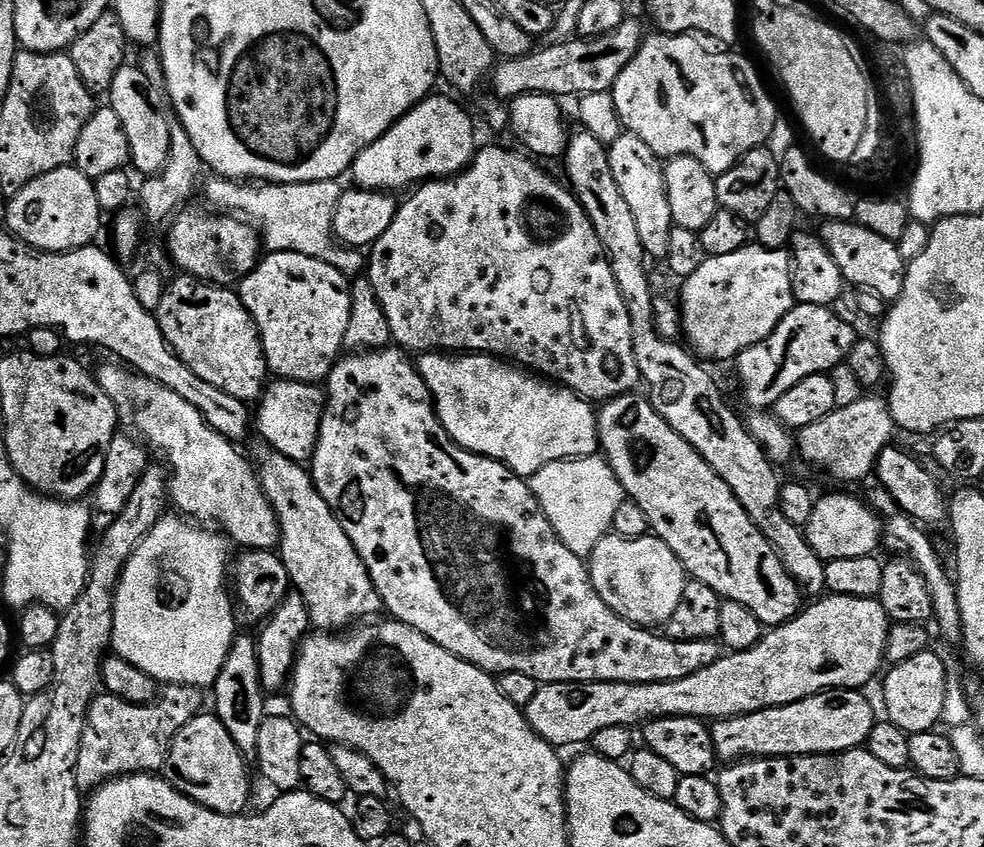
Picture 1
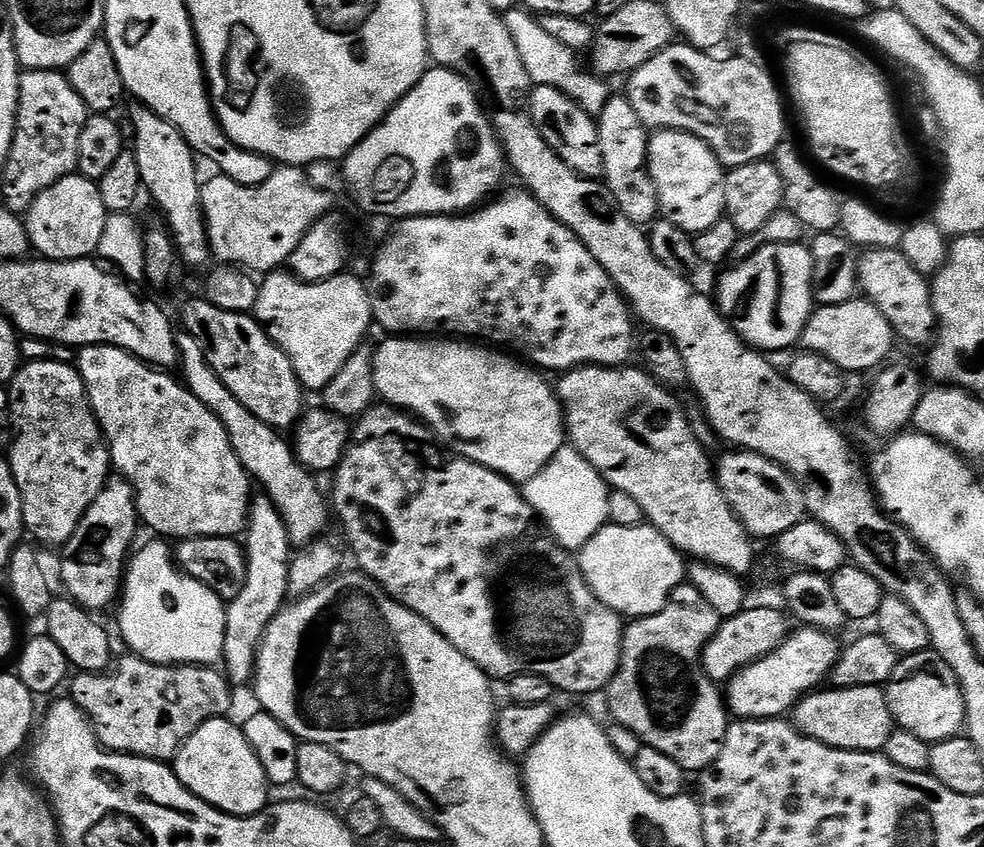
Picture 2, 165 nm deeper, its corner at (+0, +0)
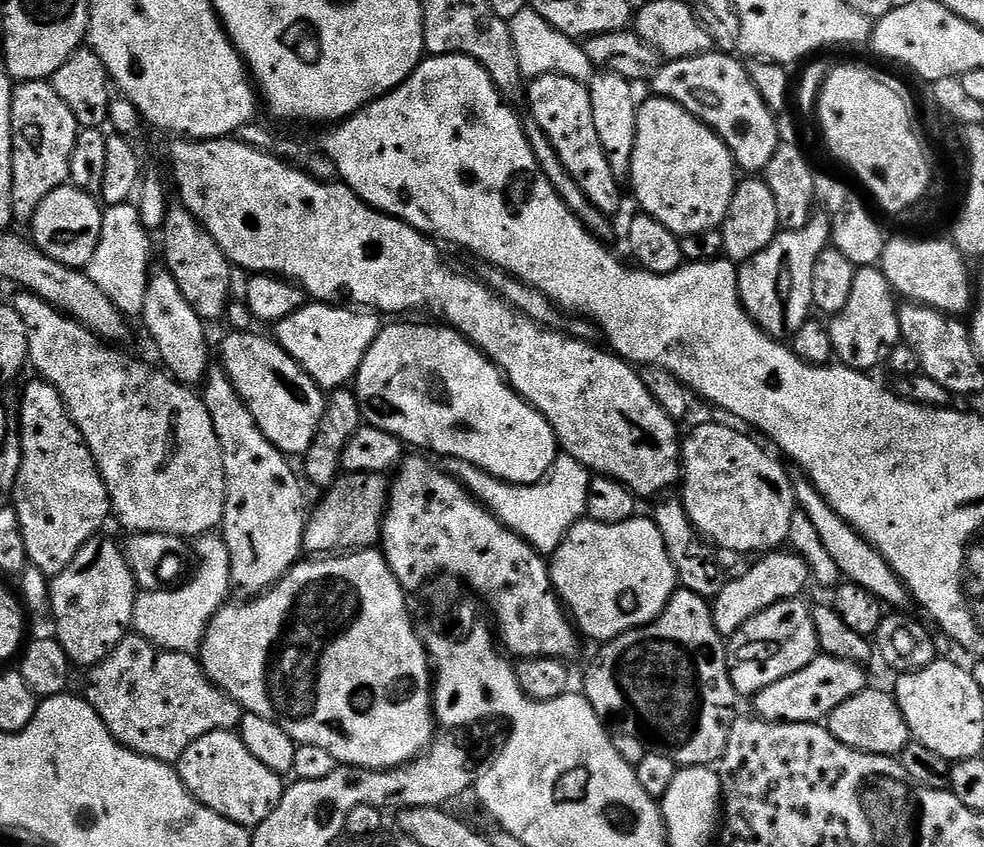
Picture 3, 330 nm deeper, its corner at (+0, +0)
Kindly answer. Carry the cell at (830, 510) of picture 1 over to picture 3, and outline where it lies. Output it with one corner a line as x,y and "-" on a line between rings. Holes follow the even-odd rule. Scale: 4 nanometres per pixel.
773,550
757,560
760,561
749,572
744,572
741,576
733,575
711,601
714,626
725,638
732,637
743,624
750,622
750,618
762,614
762,610
783,600
797,599
801,595
800,591
810,584
808,564
796,552

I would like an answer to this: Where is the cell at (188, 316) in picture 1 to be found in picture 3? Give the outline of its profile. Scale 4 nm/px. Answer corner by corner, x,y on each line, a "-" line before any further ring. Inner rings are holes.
232,332
224,340
224,345
218,352
218,360
223,370
230,378
232,385
240,397
244,399
244,405
250,410
254,422
258,422
258,430
266,434
268,441
273,444
279,452
285,454
303,454
314,442
318,434
318,426
322,422
322,414
326,403
325,389
313,382
310,374
286,350
277,344
271,335
259,336
256,332

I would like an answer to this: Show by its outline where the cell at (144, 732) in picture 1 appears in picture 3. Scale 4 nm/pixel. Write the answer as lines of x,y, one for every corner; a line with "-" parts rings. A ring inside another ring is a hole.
139,634
125,636
124,641
102,663
95,665
87,676
86,699
96,709
106,727
112,731
112,737
139,756
161,760
164,764
175,765
182,758
182,754
186,754
188,747
206,734
239,729
240,721
246,715
240,707
240,701
212,683
211,677
204,672
203,664
195,655
165,652

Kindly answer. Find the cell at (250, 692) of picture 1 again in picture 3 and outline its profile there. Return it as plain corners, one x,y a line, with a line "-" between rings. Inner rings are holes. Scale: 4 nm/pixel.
212,366
208,369
208,374
206,379
203,381
202,389
202,399
206,410
210,410
212,415
212,421
214,422
214,430
218,434
220,439
220,445
222,446
222,462
224,463
224,469
226,470
226,510
224,511
224,523
222,525
222,533
224,532
224,537
222,537
222,543
230,554
230,571
232,572
232,582
237,589
241,588
245,592
245,597
255,598
258,596
263,596
269,588
272,588
279,582
279,580
284,579
289,570
294,567
298,561
301,559
302,553
305,551
304,546
304,531
308,525
308,517
310,515
310,504
304,501
304,488
300,485
301,477
298,475
296,477
296,472
292,469
292,464
285,453
279,452
278,449
271,444
266,438
266,434
262,434
262,430
258,430
258,422
254,422
254,418
250,414
250,410
244,405
244,399
238,394
238,390
234,388
230,378
227,373
224,372
223,367

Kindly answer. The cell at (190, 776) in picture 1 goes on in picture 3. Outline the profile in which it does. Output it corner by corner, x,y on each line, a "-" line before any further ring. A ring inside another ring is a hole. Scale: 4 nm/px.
232,730
211,732
194,741
186,750
186,754
182,754
182,758
178,761
178,771
180,779
188,787
188,791
200,803
217,812
222,818
245,826
261,824
274,810
274,806
278,806
286,787
285,781
280,781
283,780
281,773
262,766
262,762
258,762
258,758
254,758
254,754
246,748
240,741
239,735

